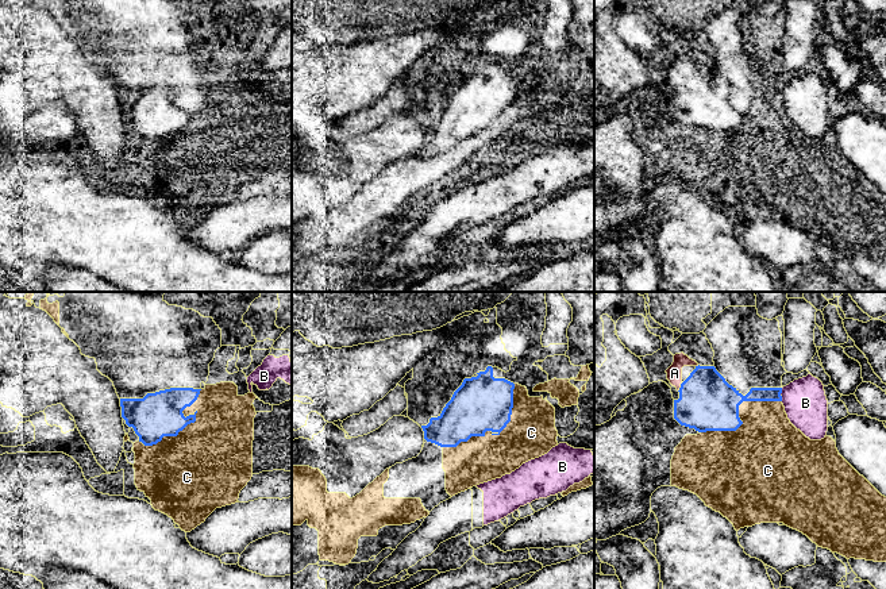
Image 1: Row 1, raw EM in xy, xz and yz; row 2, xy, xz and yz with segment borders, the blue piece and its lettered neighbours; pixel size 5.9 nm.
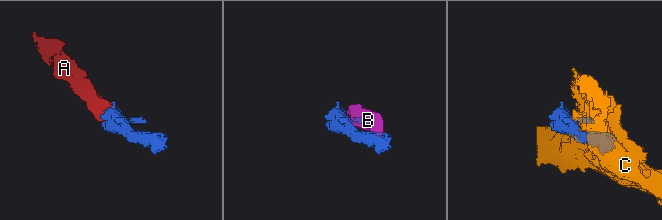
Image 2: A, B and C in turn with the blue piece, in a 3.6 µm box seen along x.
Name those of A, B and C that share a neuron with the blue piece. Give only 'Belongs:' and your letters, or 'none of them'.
Belongs: A

